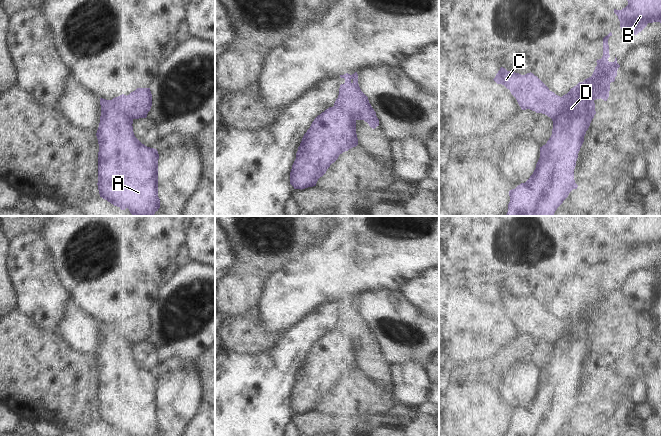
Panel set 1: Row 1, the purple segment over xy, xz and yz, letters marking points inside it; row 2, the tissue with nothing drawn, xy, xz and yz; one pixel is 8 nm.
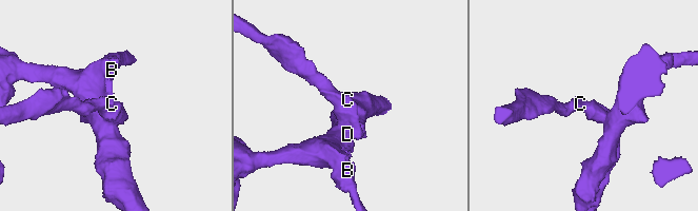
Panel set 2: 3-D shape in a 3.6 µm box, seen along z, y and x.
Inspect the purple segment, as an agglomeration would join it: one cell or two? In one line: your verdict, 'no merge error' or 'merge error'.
merge error

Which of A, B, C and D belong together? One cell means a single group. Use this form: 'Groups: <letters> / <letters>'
Groups: A B D / C.

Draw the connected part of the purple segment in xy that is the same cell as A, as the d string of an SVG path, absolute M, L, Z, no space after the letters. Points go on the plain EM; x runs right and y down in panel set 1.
M100 322L101 340L96 357L98 376L98 414L100 421L107 424L121 434L129 433L130 436L156 436L160 432L158 421L158 383L157 373L142 368L134 359L133 343L128 335L124 338L113 331L112 324Z

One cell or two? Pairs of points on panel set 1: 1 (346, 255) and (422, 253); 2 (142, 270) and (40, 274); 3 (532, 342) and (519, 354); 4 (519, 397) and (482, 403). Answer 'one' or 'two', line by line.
1: one
2: two
3: one
4: two

